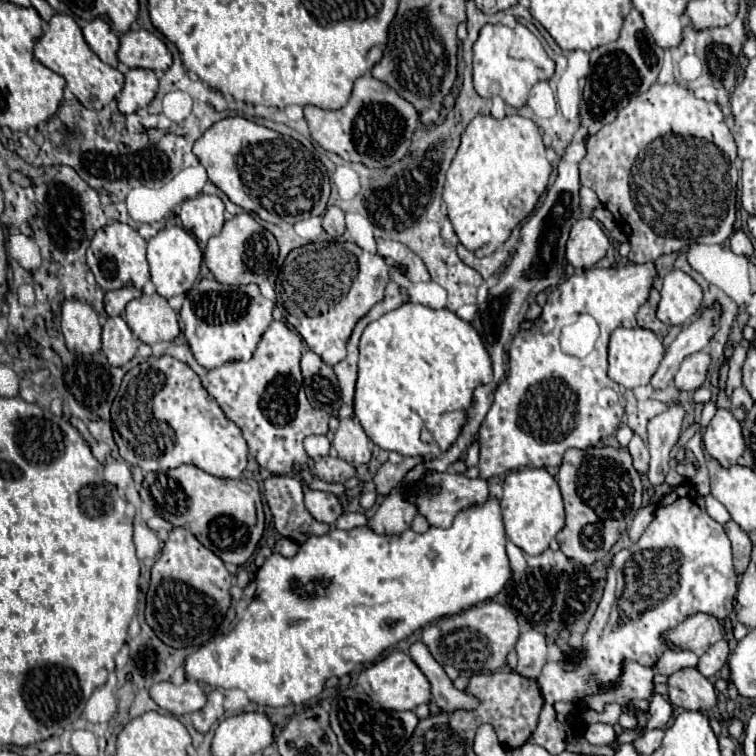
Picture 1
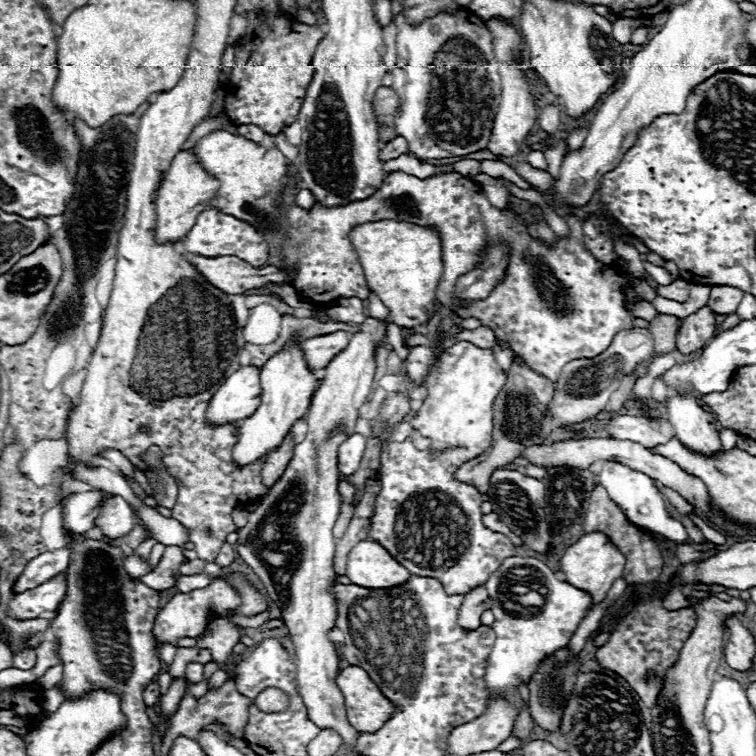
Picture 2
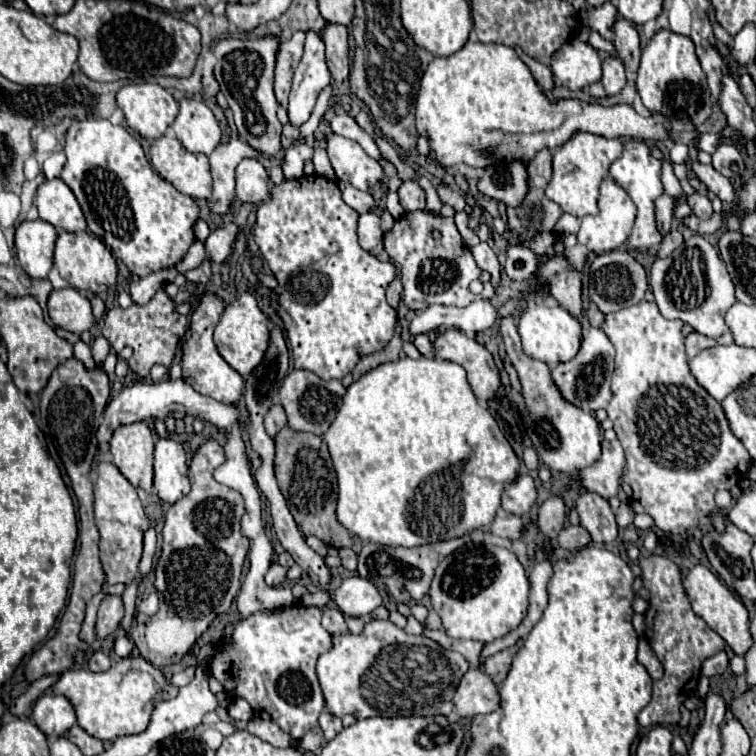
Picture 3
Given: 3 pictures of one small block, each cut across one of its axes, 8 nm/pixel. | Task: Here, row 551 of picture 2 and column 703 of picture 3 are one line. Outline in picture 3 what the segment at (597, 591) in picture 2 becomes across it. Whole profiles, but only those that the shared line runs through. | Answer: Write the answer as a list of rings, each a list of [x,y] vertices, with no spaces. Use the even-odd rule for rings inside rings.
[[[694,566],[690,572],[684,574],[682,580],[684,580],[686,594],[692,602],[694,612],[700,618],[704,618],[704,622],[726,640],[726,644],[732,648],[732,652],[736,656],[746,656],[746,652],[752,648],[754,640],[752,640],[752,634],[748,630],[748,610],[742,604],[742,600],[736,598],[728,590],[728,586],[724,582],[720,582],[718,576],[714,576],[706,566]]]

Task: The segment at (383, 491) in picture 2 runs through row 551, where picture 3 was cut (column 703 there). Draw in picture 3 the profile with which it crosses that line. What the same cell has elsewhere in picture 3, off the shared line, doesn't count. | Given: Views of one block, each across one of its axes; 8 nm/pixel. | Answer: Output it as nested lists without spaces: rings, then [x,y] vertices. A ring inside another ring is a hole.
[[[642,300],[640,304],[636,306],[630,306],[630,308],[624,308],[624,310],[618,310],[618,312],[612,312],[612,314],[606,314],[604,318],[604,324],[602,324],[602,330],[604,334],[610,338],[610,342],[614,344],[616,348],[616,370],[614,370],[614,376],[612,376],[612,400],[606,408],[608,412],[608,418],[614,422],[614,430],[618,434],[618,440],[624,448],[624,454],[626,454],[626,466],[624,466],[624,482],[630,484],[630,488],[634,490],[632,498],[630,498],[630,504],[634,508],[634,512],[646,512],[654,518],[654,524],[664,530],[664,532],[670,532],[670,534],[680,534],[680,532],[686,532],[694,526],[698,526],[700,518],[708,516],[716,506],[714,506],[714,492],[720,490],[720,488],[732,488],[734,484],[738,484],[750,470],[750,454],[748,450],[742,446],[742,442],[732,434],[730,426],[728,426],[728,418],[720,406],[718,400],[714,400],[700,384],[698,380],[692,376],[690,372],[690,366],[688,366],[688,356],[684,352],[684,340],[686,336],[682,334],[682,326],[684,322],[682,320],[668,320],[660,314],[656,302],[646,302]]]

